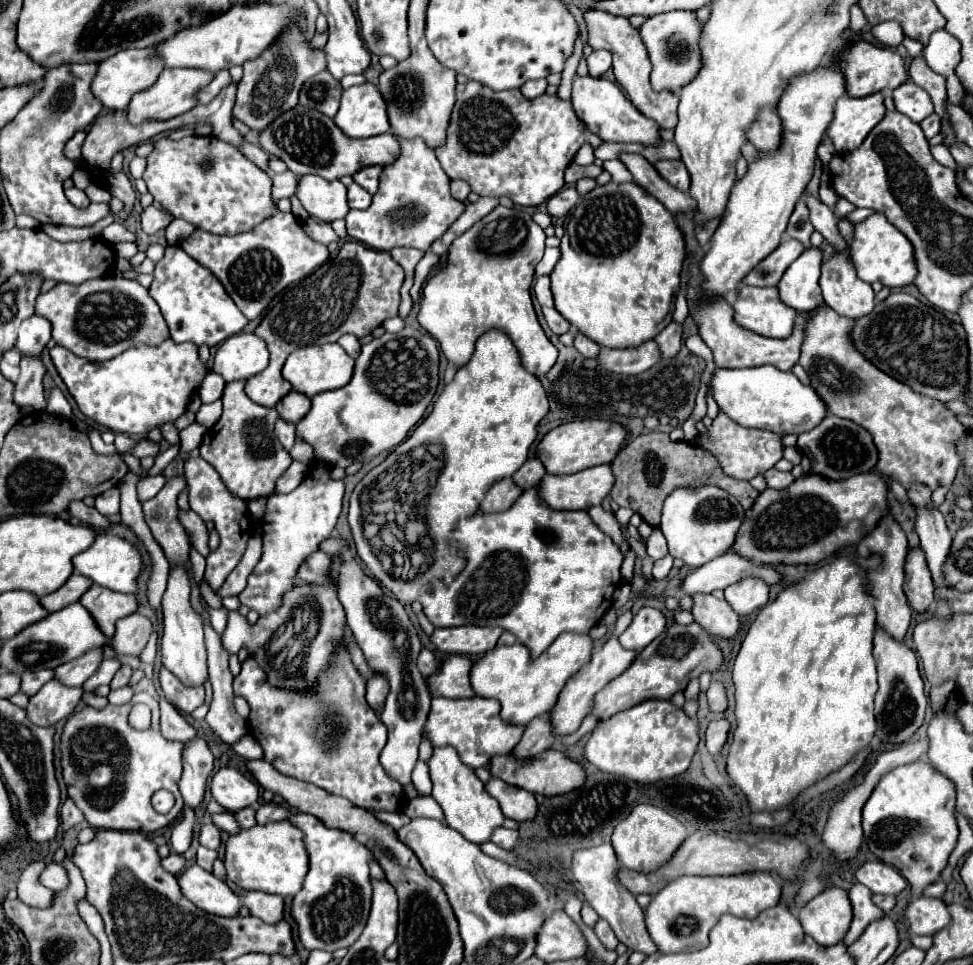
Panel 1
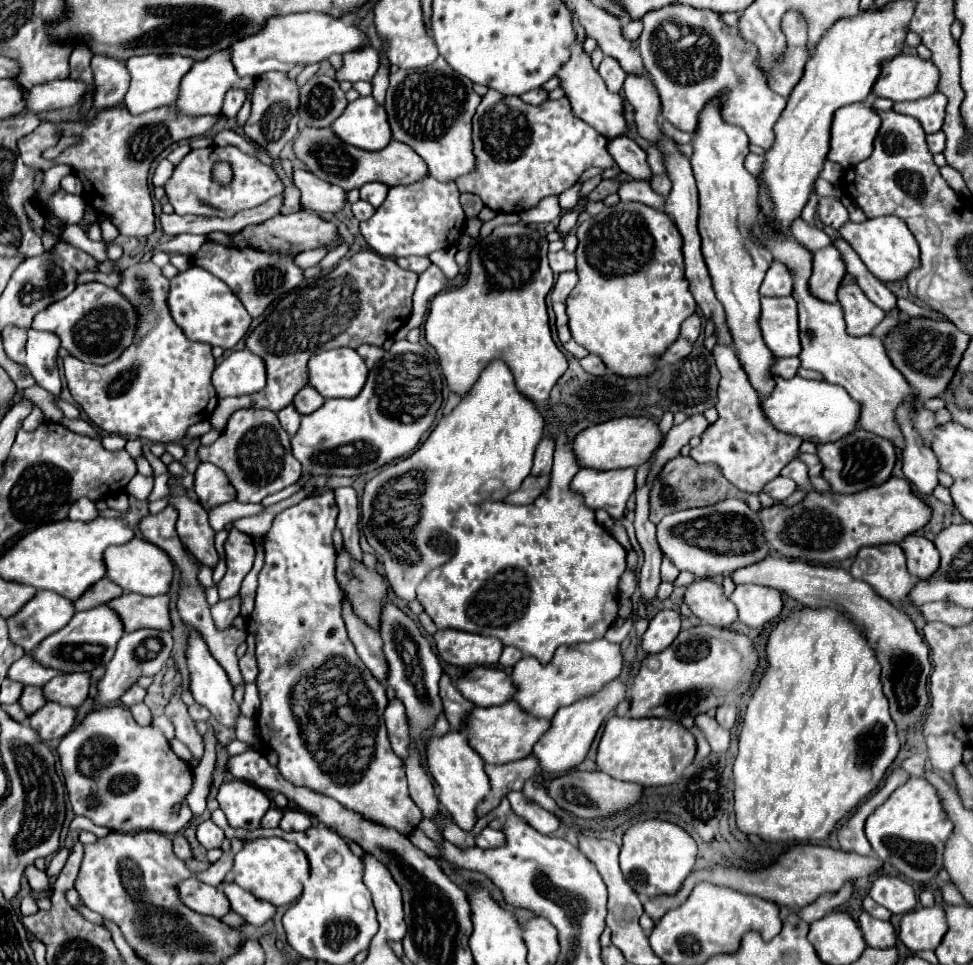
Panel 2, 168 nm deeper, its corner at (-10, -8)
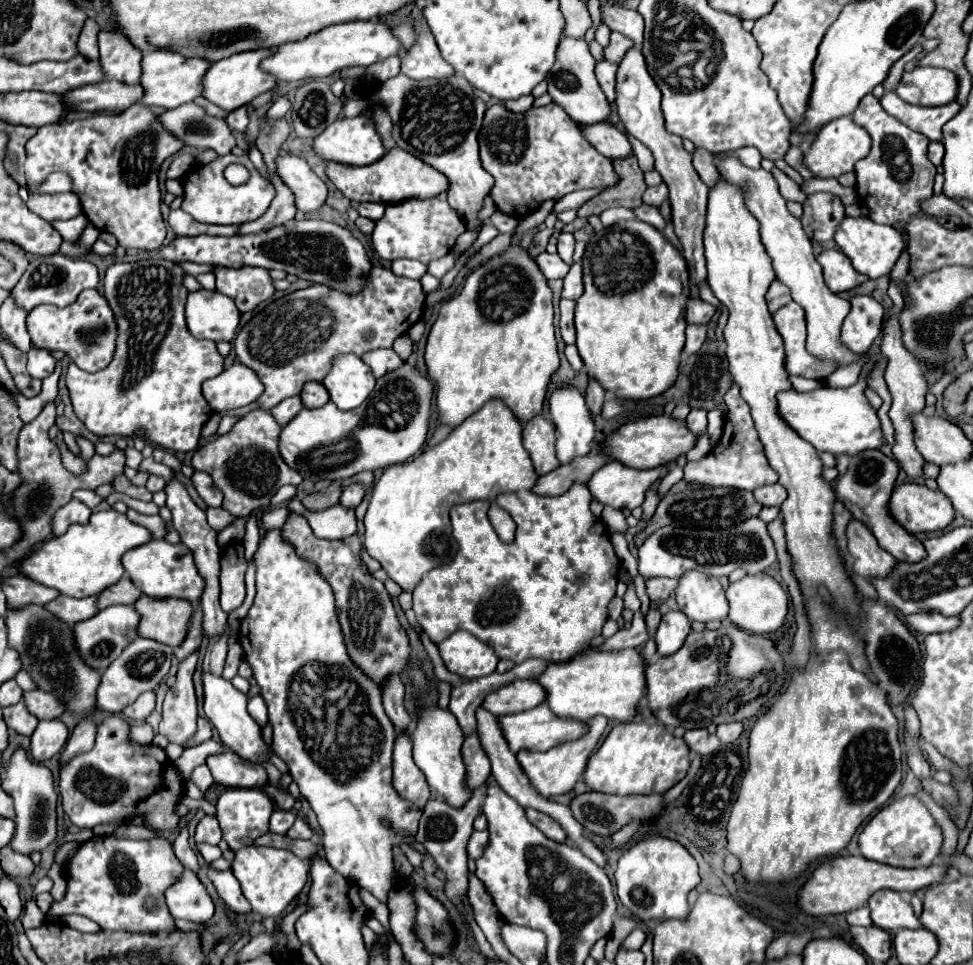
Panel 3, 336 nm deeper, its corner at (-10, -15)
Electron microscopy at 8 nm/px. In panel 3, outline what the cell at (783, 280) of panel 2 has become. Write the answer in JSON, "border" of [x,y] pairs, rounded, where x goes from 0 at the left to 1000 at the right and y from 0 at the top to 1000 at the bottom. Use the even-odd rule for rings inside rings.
{"border":[[[798,289],[798,291],[793,291],[793,295],[791,295],[789,304],[787,304],[787,312],[789,312],[791,324],[795,324],[795,322],[800,322],[802,318],[806,318],[808,314],[812,314],[814,308],[812,308],[810,297],[806,297],[806,293],[802,293],[802,291]]]}

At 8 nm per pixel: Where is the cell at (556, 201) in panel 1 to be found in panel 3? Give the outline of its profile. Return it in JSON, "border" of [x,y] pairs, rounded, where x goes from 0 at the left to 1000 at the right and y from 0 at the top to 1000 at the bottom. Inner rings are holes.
{"border":[[[578,239],[576,246],[573,246],[573,264],[582,273],[588,273],[588,262],[590,262],[590,244]]]}

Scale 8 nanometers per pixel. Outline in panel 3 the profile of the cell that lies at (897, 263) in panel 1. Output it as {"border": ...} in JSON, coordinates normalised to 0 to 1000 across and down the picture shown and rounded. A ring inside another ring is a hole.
{"border":[[[869,225],[861,239],[859,239],[859,246],[857,250],[861,252],[863,260],[876,270],[878,279],[886,285],[892,285],[894,289],[902,289],[902,287],[909,287],[909,285],[915,285],[917,277],[921,275],[923,266],[927,264],[931,252],[929,252],[929,246],[923,237],[915,235],[915,233],[904,233],[904,231],[898,231],[890,225]]]}

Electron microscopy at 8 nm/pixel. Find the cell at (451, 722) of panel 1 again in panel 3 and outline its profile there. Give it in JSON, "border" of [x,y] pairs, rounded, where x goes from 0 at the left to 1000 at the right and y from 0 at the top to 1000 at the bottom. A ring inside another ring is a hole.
{"border":[[[559,728],[549,733],[549,735],[543,735],[543,737],[536,737],[536,739],[528,739],[528,741],[518,741],[518,743],[512,743],[512,751],[518,760],[518,766],[522,768],[522,774],[532,780],[536,776],[543,776],[543,778],[563,778],[580,768],[588,768],[588,766],[594,766],[602,751],[596,749],[596,747],[590,747],[590,745],[576,745],[571,743]]]}

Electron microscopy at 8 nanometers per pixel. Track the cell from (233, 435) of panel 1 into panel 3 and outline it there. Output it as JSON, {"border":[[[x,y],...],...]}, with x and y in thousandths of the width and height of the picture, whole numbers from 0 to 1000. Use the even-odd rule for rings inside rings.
{"border":[[[257,426],[253,428],[251,432],[247,432],[243,436],[243,440],[238,442],[236,449],[228,451],[228,453],[222,453],[222,455],[216,455],[212,461],[206,461],[201,467],[199,467],[199,474],[197,474],[197,484],[201,488],[212,488],[218,496],[220,496],[220,503],[230,511],[230,521],[228,525],[232,530],[236,530],[238,534],[243,536],[255,536],[259,534],[263,527],[267,525],[275,525],[280,513],[290,505],[290,503],[302,503],[306,505],[310,501],[310,494],[304,492],[304,488],[300,488],[292,476],[288,474],[288,467],[286,467],[286,457],[288,457],[288,440],[280,434],[280,430],[275,426]]]}

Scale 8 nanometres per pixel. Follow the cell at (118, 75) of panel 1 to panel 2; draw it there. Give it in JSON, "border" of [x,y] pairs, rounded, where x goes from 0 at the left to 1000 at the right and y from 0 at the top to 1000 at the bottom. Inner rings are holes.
{"border":[[[148,56],[148,58],[136,58],[132,62],[134,73],[134,93],[129,95],[127,108],[136,118],[146,118],[152,114],[158,114],[162,110],[179,108],[185,97],[185,83],[187,79],[197,70],[199,62],[191,58],[160,58],[160,56]]]}

